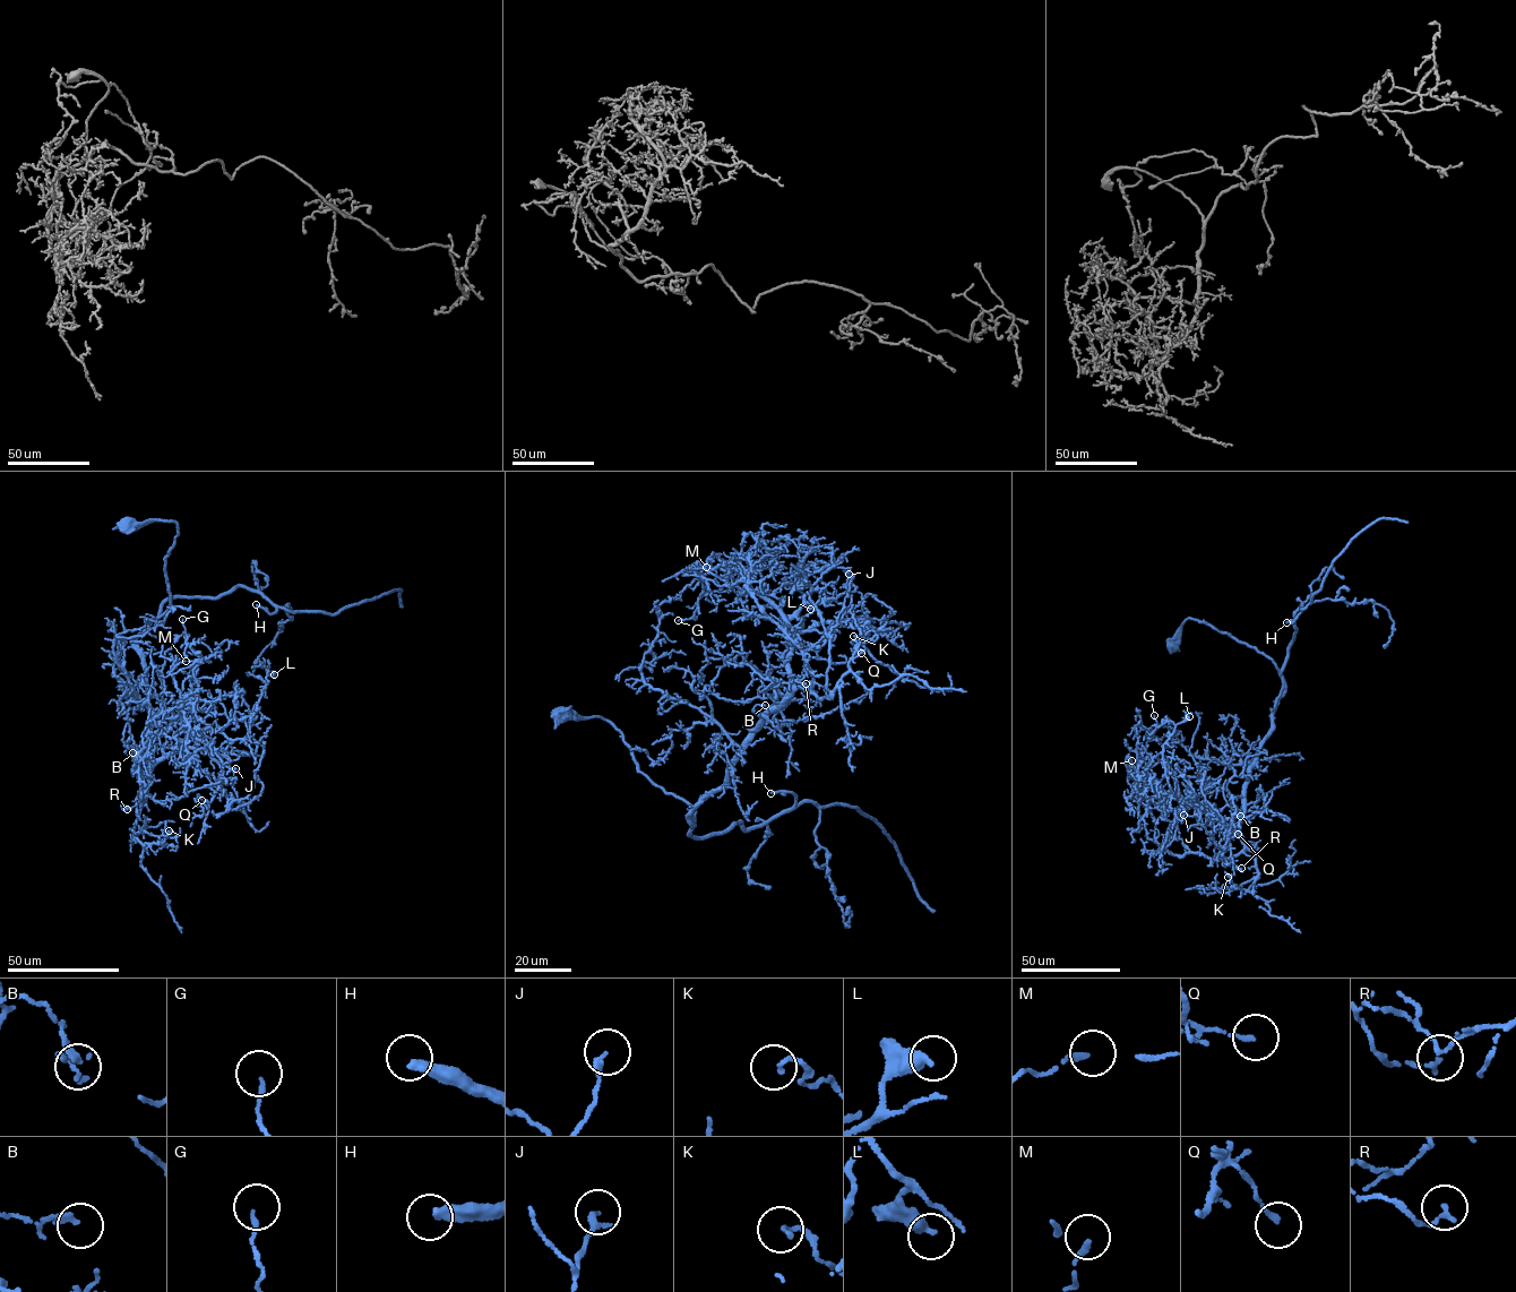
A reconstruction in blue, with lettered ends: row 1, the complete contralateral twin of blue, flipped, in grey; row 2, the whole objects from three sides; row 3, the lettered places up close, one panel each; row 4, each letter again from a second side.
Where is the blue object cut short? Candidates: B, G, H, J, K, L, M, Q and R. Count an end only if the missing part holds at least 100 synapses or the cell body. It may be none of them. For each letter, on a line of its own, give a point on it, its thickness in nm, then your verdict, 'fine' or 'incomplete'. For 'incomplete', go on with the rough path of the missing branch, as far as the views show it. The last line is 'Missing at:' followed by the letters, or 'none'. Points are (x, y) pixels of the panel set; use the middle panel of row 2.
B: place (765, 705); calibre 190 nm; fine
G: place (678, 620); calibre 130 nm; fine
H: place (771, 793); calibre 380 nm; incomplete; course (771, 793), (681, 769), (669, 758), (665, 720), (649, 725), (629, 739), (620, 803), (640, 837), (670, 844)
J: place (849, 574); calibre 200 nm; fine
K: place (853, 636); calibre 140 nm; fine
L: place (810, 609); calibre 440 nm; fine
M: place (706, 567); calibre 180 nm; fine
Q: place (861, 653); calibre 150 nm; fine
R: place (806, 683); calibre 160 nm; fine
Missing at: H

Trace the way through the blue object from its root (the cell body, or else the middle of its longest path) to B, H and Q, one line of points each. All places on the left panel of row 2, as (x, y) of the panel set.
B: (127, 526), (171, 520), (178, 533), (164, 557), (170, 604), (137, 638), (151, 750), (125, 747), (132, 752)
H: (127, 526), (177, 523), (164, 557), (170, 604), (158, 617), (169, 599), (239, 586), (276, 610), (256, 604)
Q: (127, 526), (177, 523), (170, 604), (137, 645), (148, 769), (207, 751), (223, 771), (201, 800)

